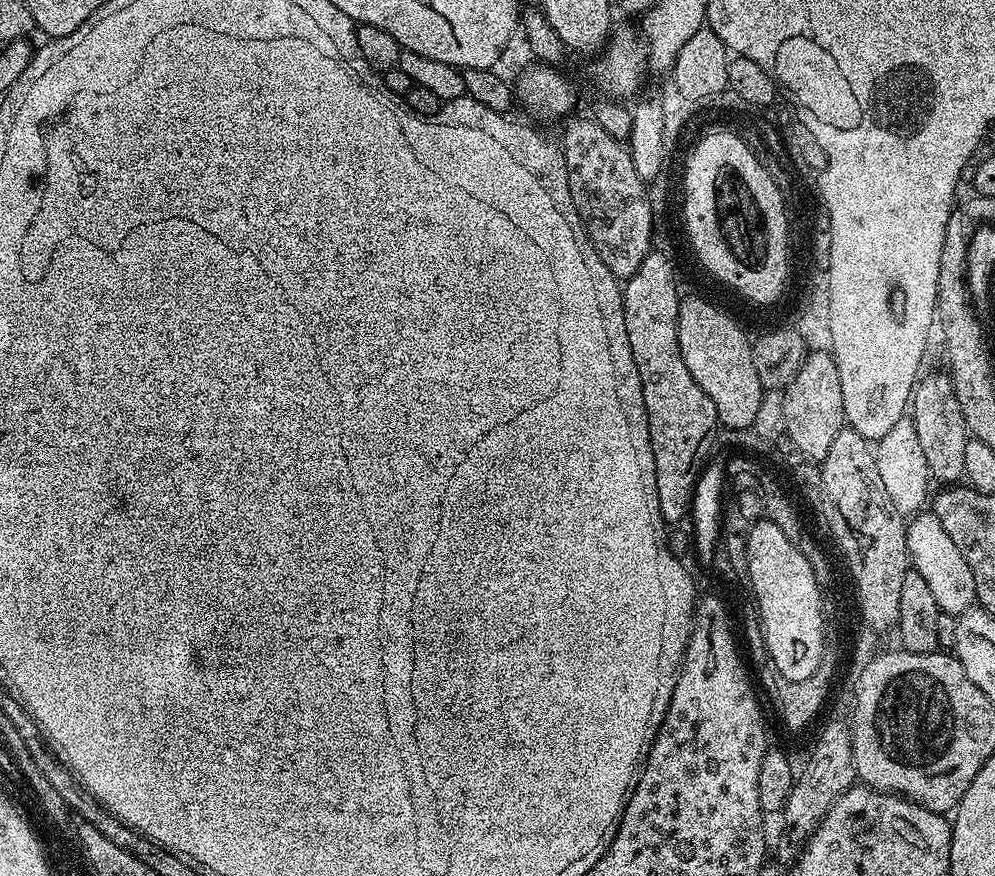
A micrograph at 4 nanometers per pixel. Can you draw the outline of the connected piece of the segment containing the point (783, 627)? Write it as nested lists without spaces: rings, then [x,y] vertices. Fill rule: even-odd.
[[[753,524],[749,530],[748,541],[748,579],[752,584],[752,592],[756,595],[754,604],[760,608],[761,628],[764,631],[765,644],[769,650],[769,658],[782,672],[783,677],[793,682],[810,679],[819,670],[820,661],[820,600],[816,600],[816,584],[812,584],[812,572],[808,572],[808,564],[804,564],[801,556],[796,556],[796,548],[772,528],[772,524]]]

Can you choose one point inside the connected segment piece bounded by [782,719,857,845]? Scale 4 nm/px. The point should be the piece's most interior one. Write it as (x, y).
(829, 772)

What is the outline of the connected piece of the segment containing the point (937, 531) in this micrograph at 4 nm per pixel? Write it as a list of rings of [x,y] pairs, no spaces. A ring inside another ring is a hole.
[[[924,510],[906,524],[908,534],[908,558],[911,567],[922,574],[930,590],[934,593],[934,602],[938,602],[941,612],[949,612],[959,616],[961,612],[976,604],[976,587],[974,574],[970,574],[970,566],[966,566],[966,558],[962,558],[962,550],[954,546],[950,534],[942,530],[942,522],[931,510]]]

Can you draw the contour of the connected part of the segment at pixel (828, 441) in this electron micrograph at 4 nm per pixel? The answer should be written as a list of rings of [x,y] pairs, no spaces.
[[[809,351],[804,357],[798,374],[794,374],[788,387],[783,389],[783,431],[809,460],[822,462],[830,450],[834,438],[846,427],[842,406],[842,378],[838,378],[838,366],[831,351]]]

